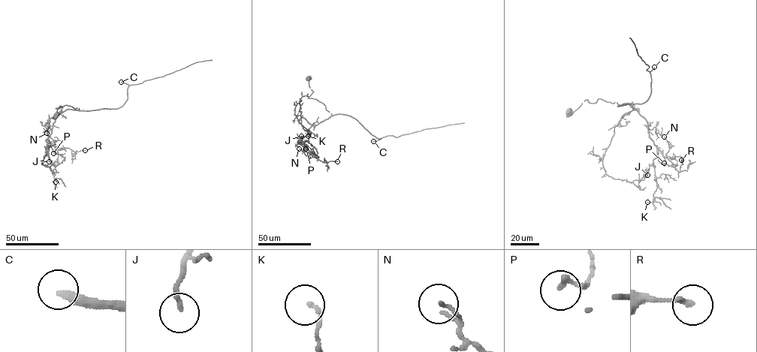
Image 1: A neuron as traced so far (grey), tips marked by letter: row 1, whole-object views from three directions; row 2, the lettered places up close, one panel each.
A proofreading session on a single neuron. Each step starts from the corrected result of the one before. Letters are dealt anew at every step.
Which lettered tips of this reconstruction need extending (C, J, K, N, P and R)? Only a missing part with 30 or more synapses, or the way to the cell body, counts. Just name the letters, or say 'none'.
C

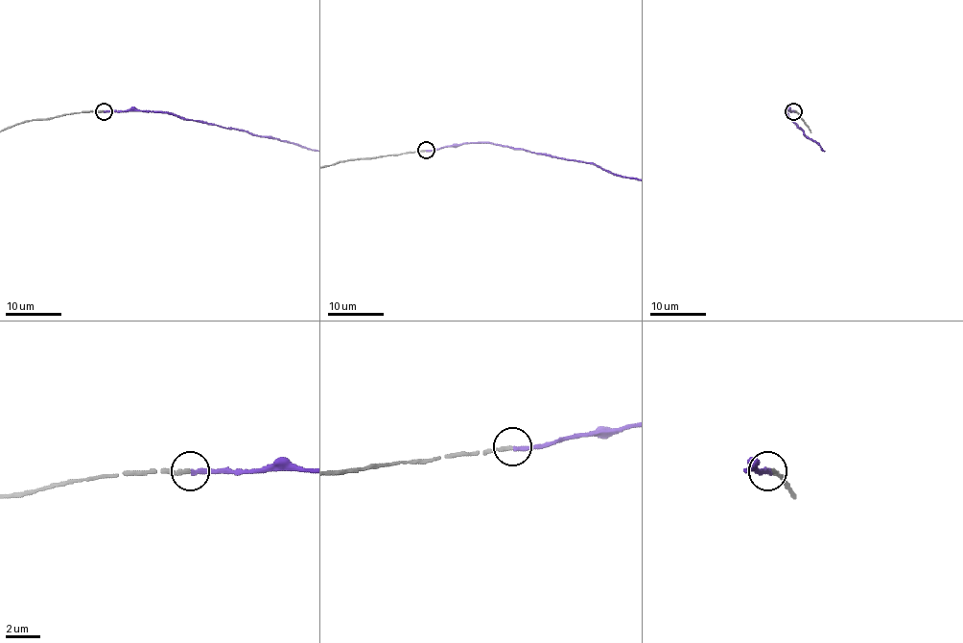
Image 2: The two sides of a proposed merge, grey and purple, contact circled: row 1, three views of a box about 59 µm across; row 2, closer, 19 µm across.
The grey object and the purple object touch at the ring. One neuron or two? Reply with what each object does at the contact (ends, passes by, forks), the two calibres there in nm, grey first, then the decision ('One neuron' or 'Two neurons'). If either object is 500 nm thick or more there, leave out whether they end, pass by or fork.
At the ring grey ends. At the ring purple ends. Thickness 240 nm (grey) against 240 nm. One neuron

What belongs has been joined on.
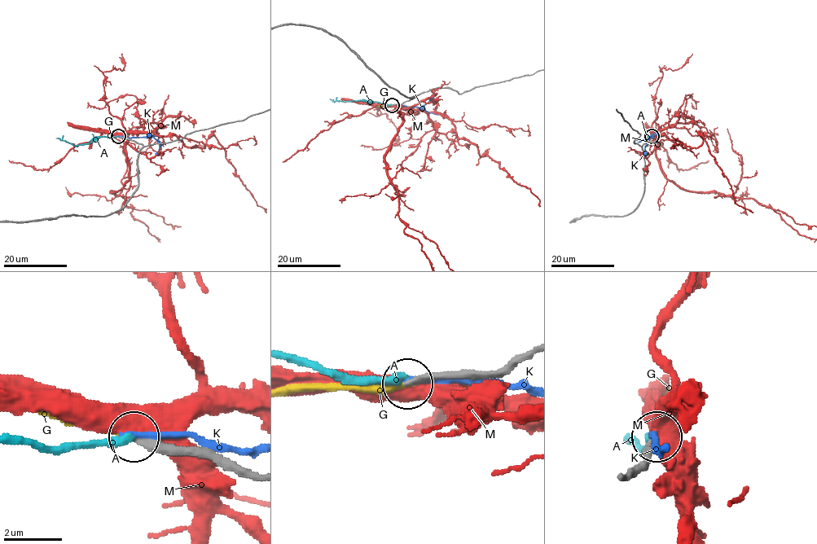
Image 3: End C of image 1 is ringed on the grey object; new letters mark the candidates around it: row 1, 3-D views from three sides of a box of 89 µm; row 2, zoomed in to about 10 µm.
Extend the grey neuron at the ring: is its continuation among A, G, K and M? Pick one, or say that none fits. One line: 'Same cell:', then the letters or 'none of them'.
Same cell: G

